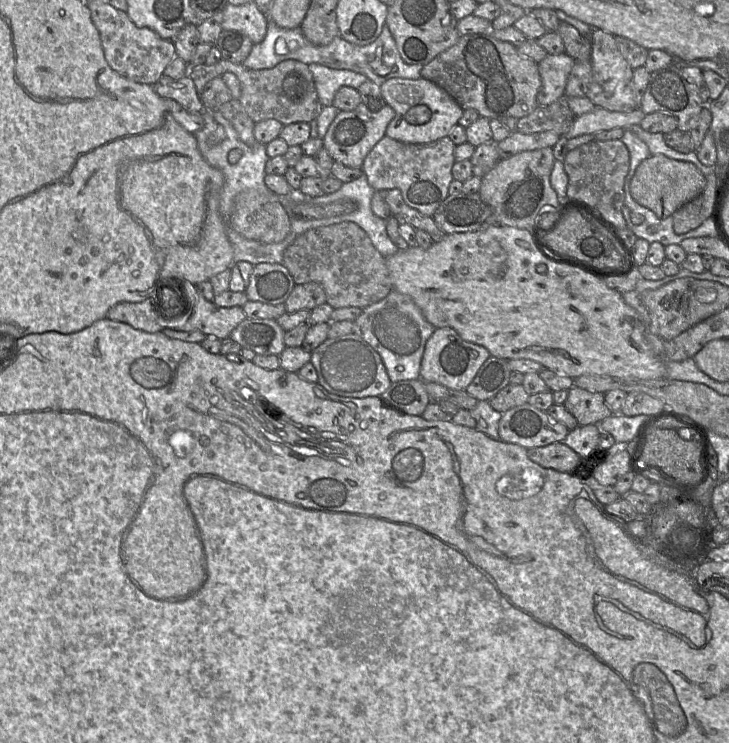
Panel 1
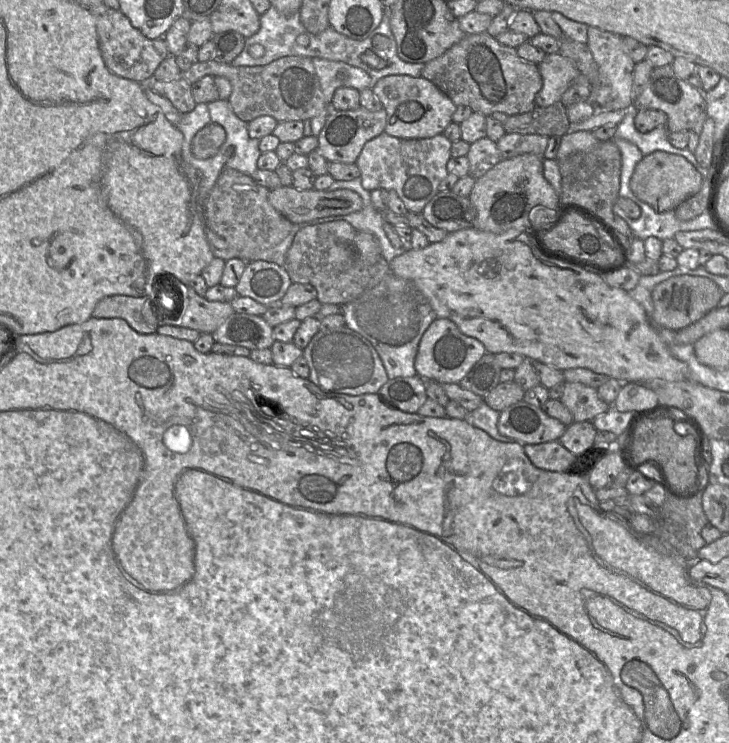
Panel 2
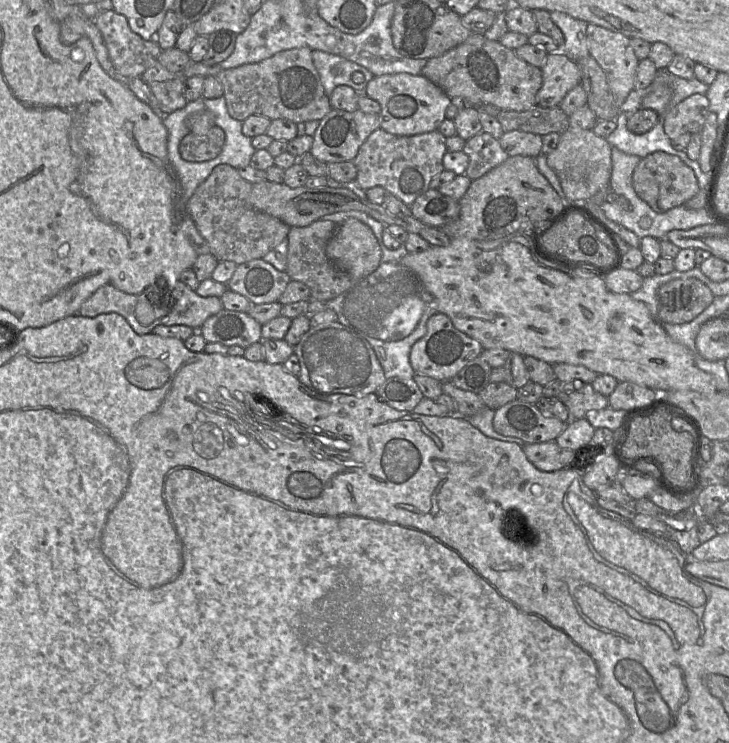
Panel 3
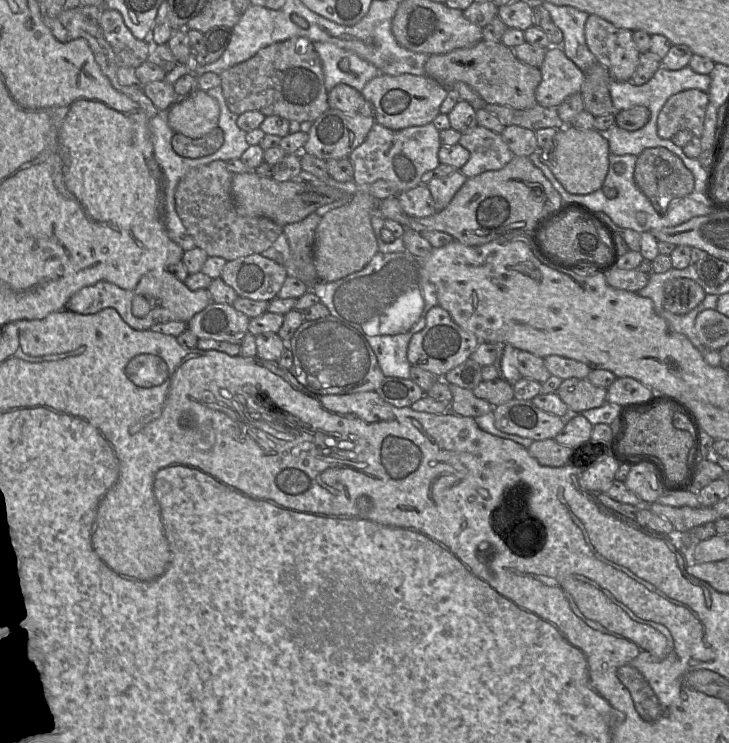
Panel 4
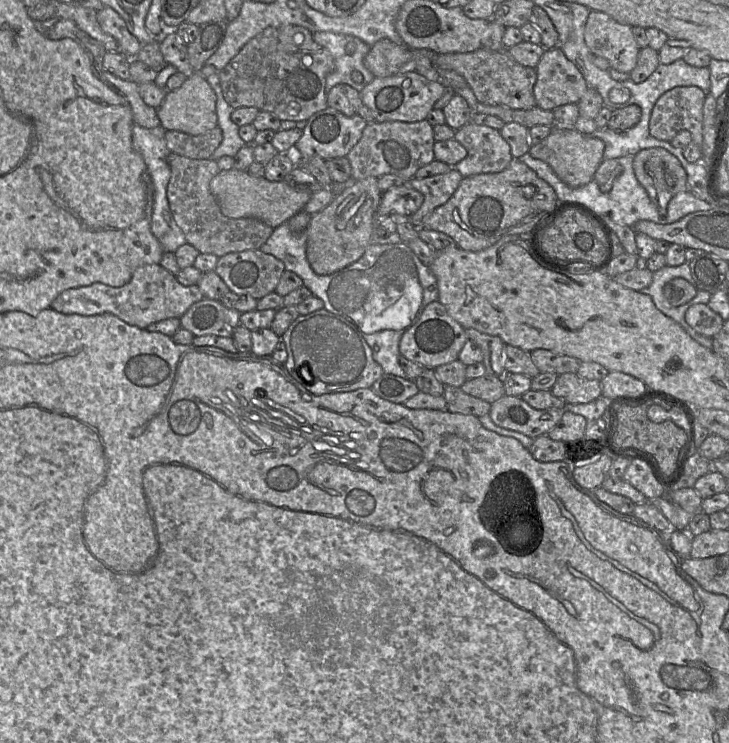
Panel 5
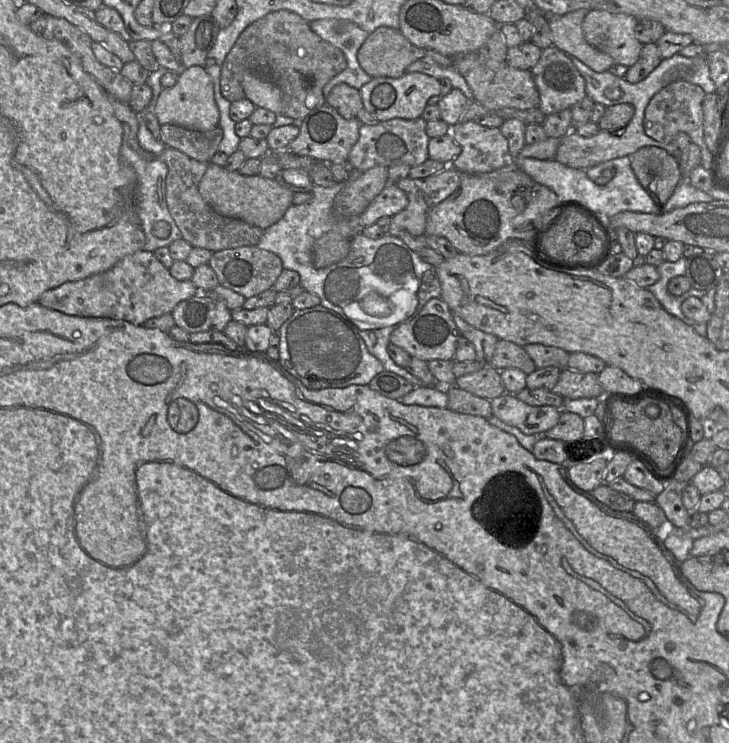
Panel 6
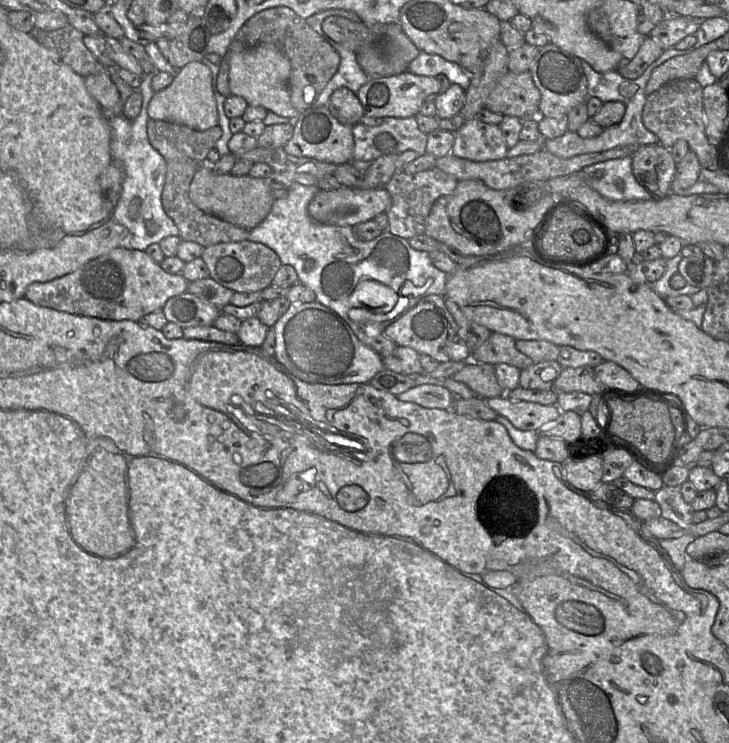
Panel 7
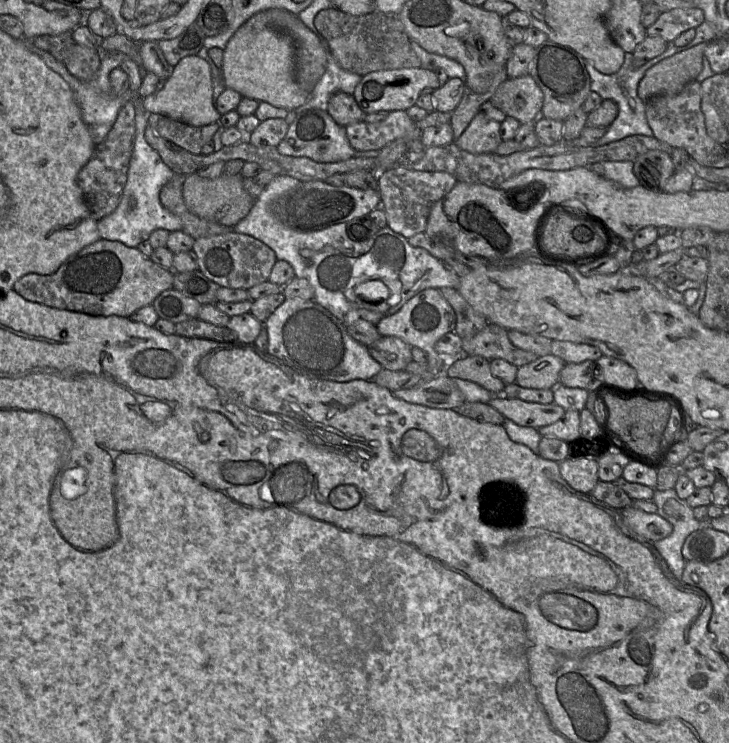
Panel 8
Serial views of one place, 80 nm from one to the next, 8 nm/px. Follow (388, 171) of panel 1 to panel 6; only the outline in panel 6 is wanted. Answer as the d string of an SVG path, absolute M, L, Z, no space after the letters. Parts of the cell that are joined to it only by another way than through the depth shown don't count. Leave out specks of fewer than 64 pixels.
M419 117L413 120L394 118L373 125L361 124L358 141L352 147L348 161L361 173L378 165L387 168L397 164L410 167L421 165L429 159L430 137L426 133L426 123L423 117Z

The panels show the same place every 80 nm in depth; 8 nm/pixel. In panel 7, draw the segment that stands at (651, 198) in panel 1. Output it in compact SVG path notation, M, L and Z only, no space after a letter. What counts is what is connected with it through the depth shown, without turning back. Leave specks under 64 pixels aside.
M660 144L640 146L631 158L635 179L654 198L663 198L671 193L677 164L669 149Z

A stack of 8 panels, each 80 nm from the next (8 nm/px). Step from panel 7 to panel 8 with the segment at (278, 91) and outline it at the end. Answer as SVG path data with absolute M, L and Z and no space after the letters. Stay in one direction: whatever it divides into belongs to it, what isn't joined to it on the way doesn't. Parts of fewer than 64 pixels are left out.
M242 25L226 45L223 58L224 81L226 88L235 90L242 97L267 102L274 107L295 111L310 98L310 93L304 91L295 77L295 43L286 33L276 29L254 29Z

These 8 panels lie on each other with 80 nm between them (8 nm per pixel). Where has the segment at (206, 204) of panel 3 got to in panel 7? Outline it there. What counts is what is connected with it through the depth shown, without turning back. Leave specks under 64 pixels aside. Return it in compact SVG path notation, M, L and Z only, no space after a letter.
M194 160L167 162L167 174L162 191L162 205L165 212L174 220L182 240L199 243L203 247L219 243L240 242L249 238L250 230L236 226L217 216L199 209L189 197L191 181L200 164Z

